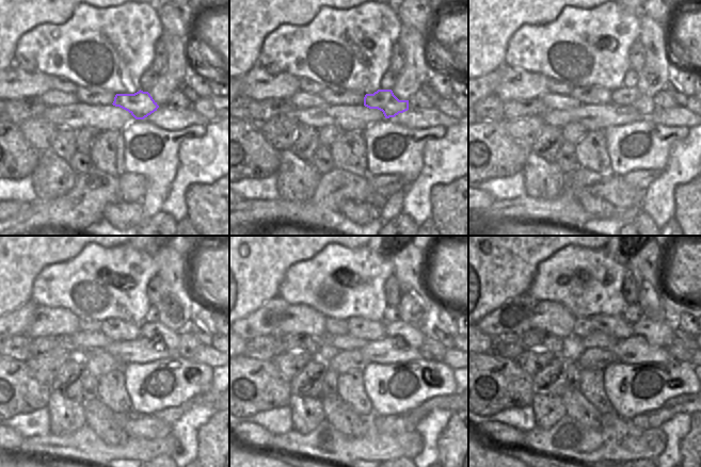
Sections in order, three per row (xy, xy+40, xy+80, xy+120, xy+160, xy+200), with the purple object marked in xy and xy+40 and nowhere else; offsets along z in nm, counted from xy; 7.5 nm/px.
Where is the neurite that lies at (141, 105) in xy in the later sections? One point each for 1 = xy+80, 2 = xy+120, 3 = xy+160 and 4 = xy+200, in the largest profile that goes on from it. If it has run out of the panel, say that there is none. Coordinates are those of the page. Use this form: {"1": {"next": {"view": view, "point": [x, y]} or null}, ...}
{"1": {"next": {"view": "xy+80", "point": [632, 97]}}, "2": {"next": {"view": "xy+120", "point": [171, 338]}}, "3": {"next": {"view": "xy+160", "point": [413, 336]}}, "4": {"next": {"view": "xy+200", "point": [659, 334]}}}

